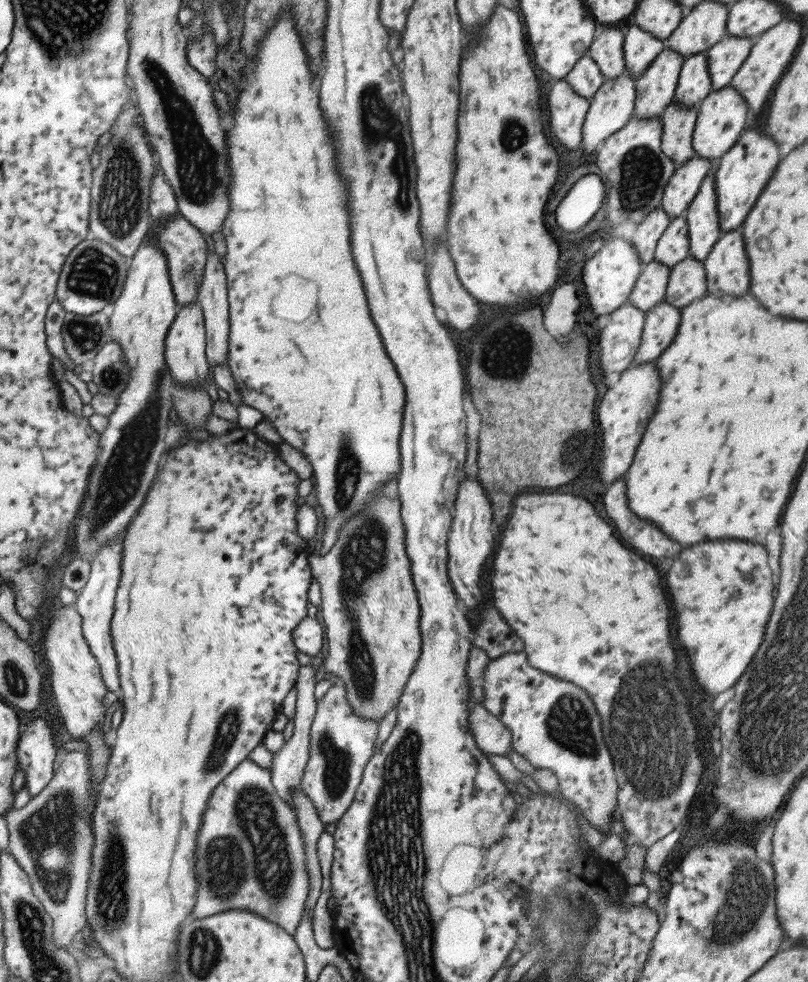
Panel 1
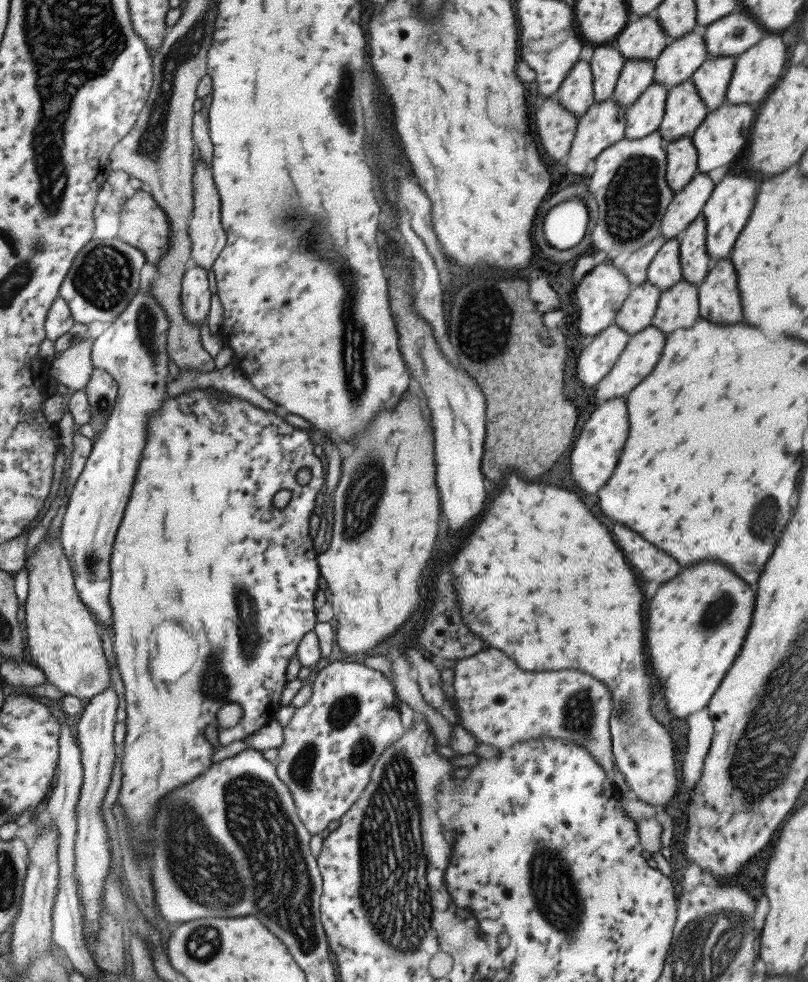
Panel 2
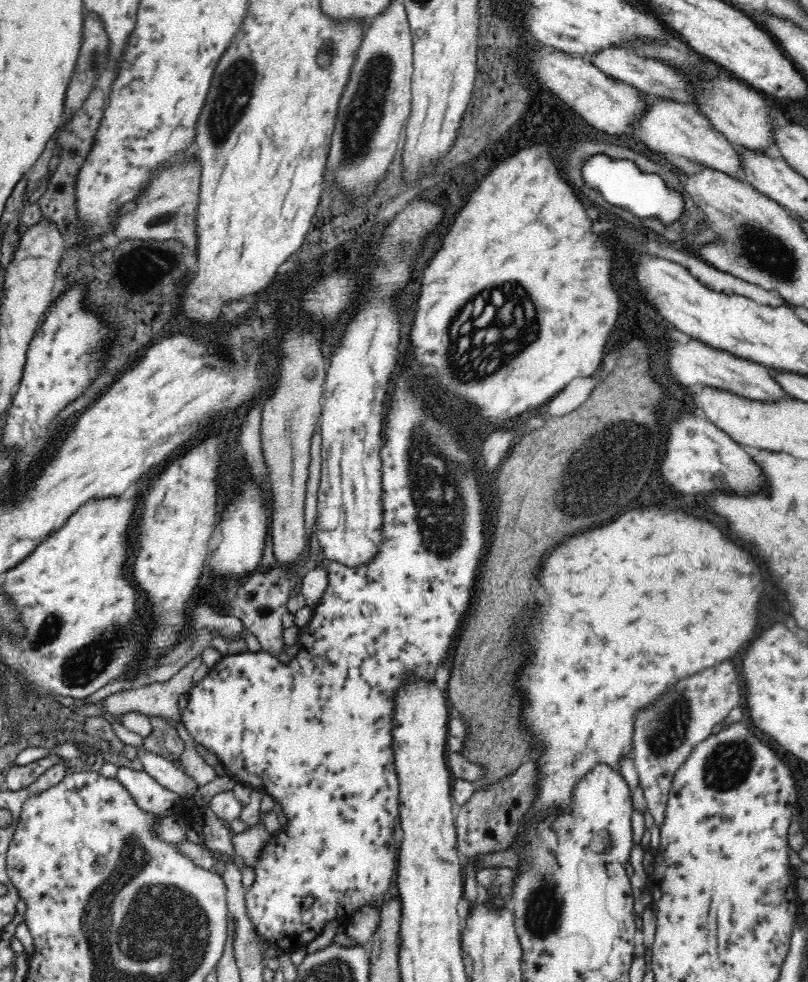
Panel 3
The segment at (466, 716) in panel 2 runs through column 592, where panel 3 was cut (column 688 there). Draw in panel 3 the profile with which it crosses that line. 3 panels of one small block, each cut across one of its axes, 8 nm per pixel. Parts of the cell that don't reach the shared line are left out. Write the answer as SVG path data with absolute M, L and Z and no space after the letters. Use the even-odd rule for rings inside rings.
M720 662L714 668L679 680L678 684L658 699L646 712L638 714L634 730L635 770L640 776L647 809L657 828L662 826L677 770L692 754L692 750L712 735L715 726L722 724L732 708L739 706L742 690L738 687L738 672L732 662Z

